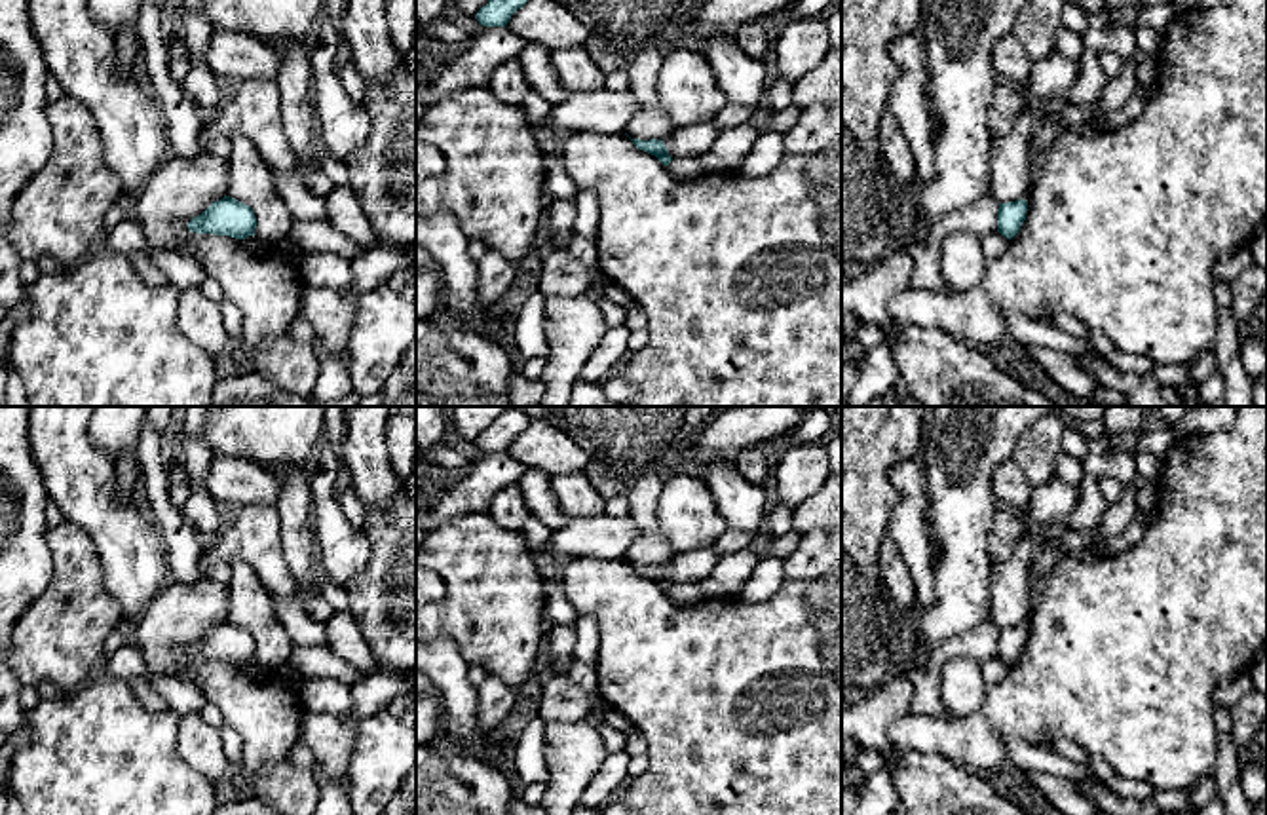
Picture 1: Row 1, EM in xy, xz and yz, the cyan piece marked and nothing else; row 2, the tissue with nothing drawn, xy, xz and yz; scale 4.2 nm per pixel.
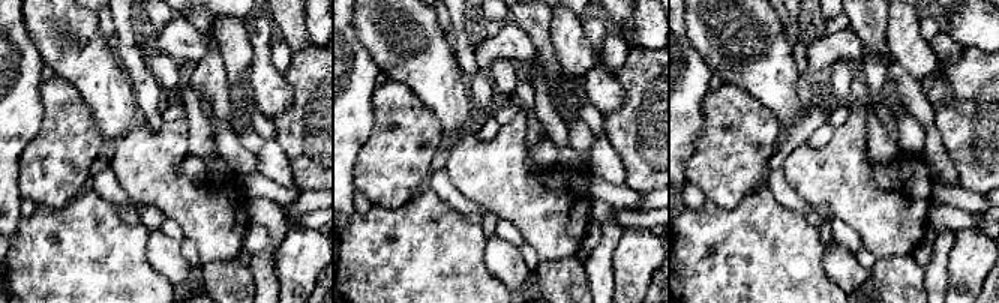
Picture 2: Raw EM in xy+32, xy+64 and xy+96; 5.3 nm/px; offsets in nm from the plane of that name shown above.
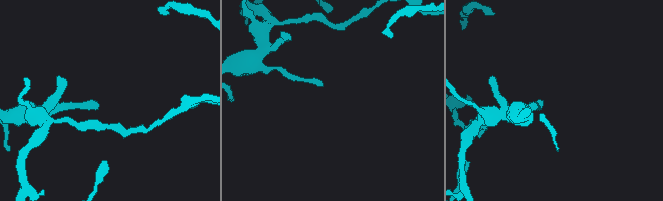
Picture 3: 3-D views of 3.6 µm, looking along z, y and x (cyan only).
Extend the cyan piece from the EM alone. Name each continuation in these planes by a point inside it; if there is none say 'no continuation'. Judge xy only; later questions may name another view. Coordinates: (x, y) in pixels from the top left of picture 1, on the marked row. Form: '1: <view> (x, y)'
no continuation

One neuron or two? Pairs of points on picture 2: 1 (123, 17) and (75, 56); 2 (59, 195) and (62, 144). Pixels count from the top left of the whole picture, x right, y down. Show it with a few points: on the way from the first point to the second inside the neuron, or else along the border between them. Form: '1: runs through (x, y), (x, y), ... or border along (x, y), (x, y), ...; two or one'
1: border along (113, 42), (120, 65), (129, 74); two
2: runs through (60, 183), (60, 156); one

